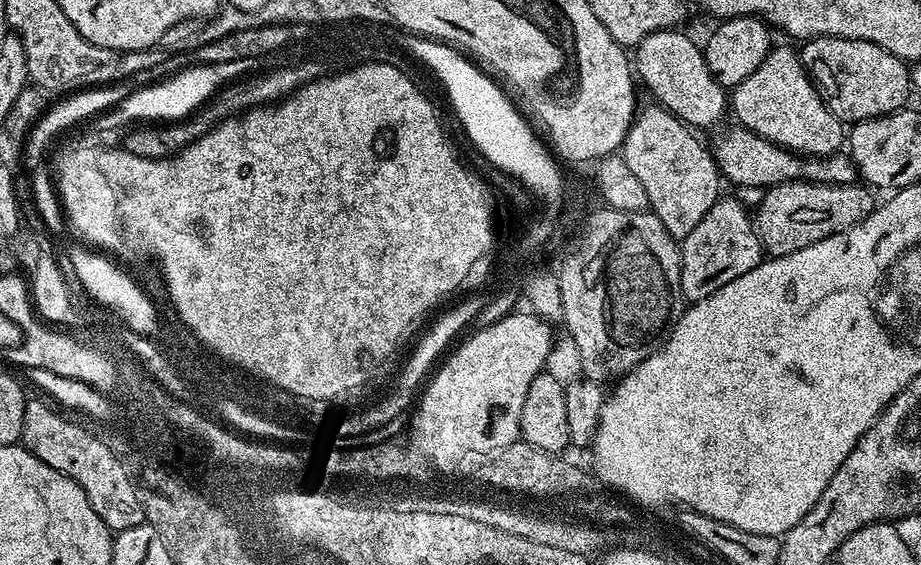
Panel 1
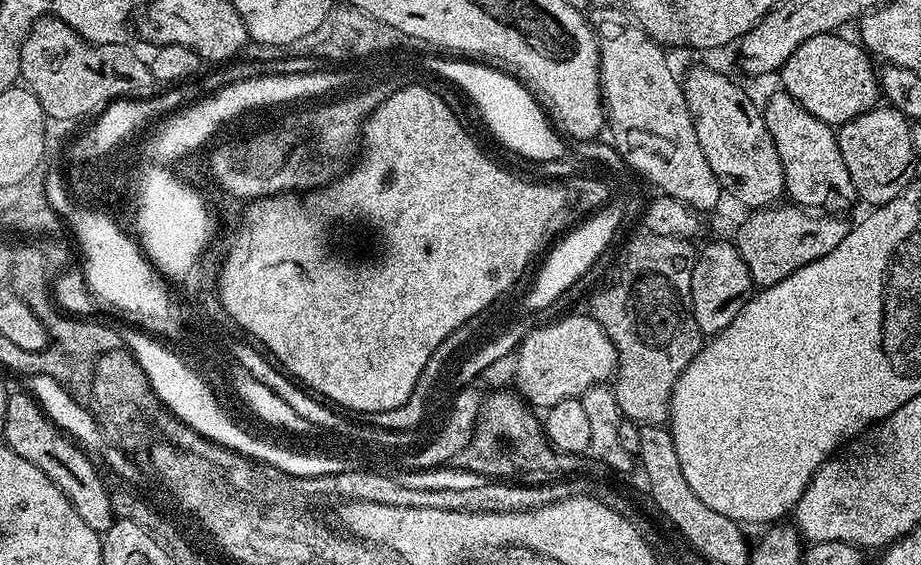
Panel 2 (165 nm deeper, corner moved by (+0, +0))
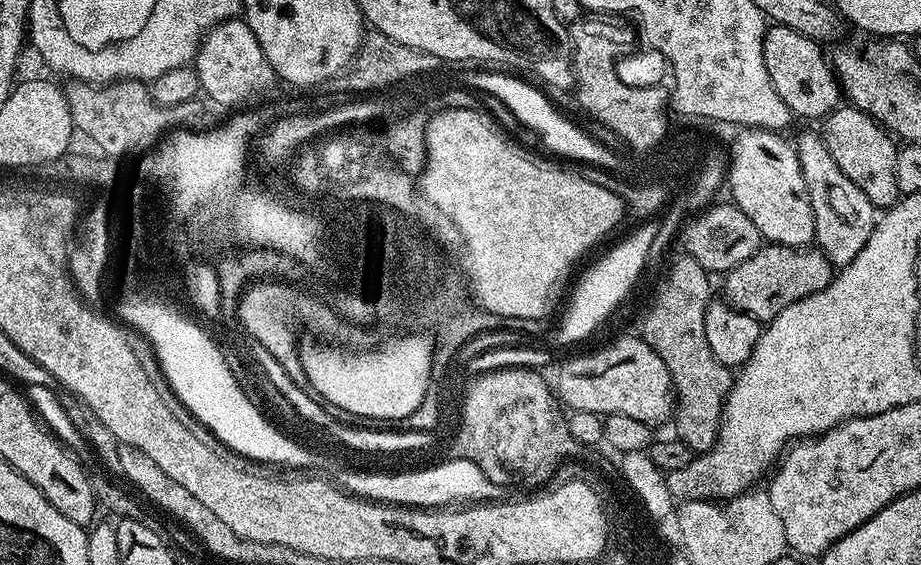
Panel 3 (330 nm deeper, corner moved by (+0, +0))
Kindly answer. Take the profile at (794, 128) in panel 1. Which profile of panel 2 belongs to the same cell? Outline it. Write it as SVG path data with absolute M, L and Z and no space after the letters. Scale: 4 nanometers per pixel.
M777 90L763 105L766 130L774 138L778 158L784 171L786 196L791 203L805 210L819 210L824 214L840 214L843 208L857 203L854 182L850 182L850 170L842 162L840 147L833 125L814 118L790 93Z

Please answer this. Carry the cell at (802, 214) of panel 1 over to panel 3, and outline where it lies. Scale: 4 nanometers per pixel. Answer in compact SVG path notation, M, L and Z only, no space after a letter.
M765 243L753 256L734 266L723 277L723 299L739 312L745 312L761 322L773 320L786 306L815 292L821 292L831 282L834 266L816 246L791 248Z

